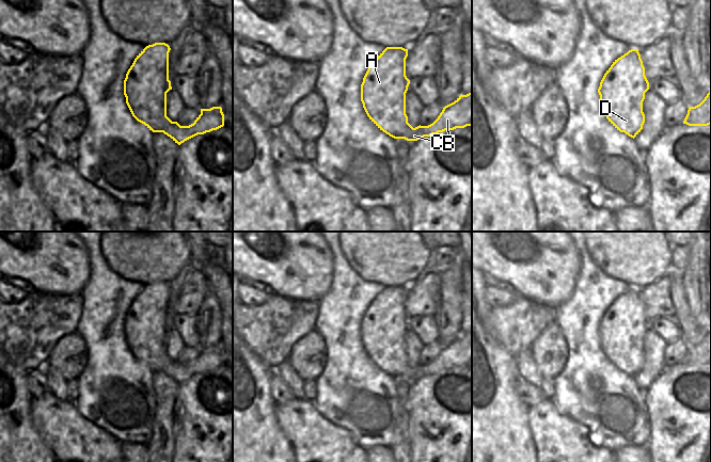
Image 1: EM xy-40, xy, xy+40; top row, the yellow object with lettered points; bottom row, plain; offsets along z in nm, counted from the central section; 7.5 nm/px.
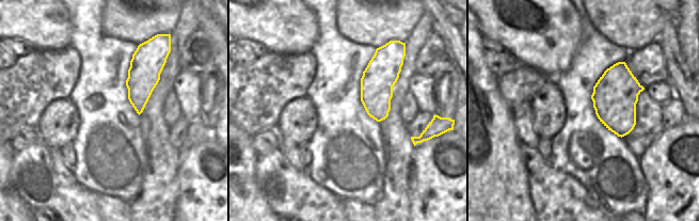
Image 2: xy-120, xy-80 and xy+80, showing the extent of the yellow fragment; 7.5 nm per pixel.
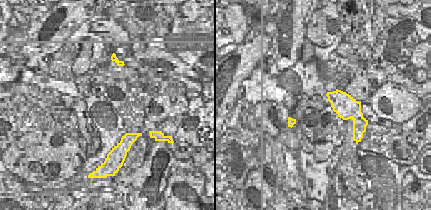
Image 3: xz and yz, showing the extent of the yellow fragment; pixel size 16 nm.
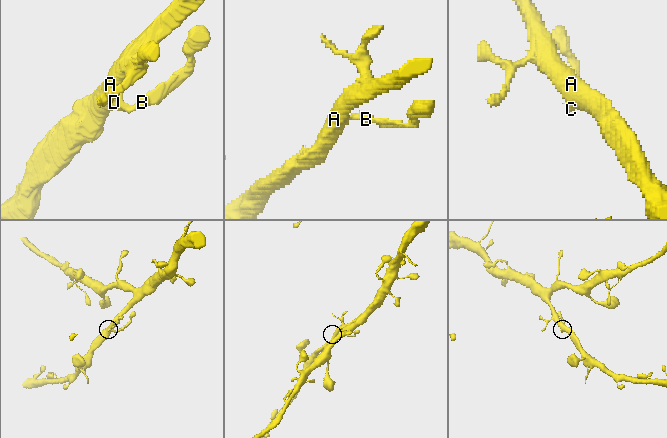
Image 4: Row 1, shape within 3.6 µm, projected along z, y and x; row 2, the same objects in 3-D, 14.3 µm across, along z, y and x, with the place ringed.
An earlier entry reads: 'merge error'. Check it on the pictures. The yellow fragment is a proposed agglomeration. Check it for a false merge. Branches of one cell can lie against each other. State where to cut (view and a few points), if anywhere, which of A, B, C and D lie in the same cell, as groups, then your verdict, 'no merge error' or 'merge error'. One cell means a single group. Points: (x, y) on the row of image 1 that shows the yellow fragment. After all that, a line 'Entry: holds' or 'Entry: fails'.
no cut | A B C D | no merge error
Entry: fails

